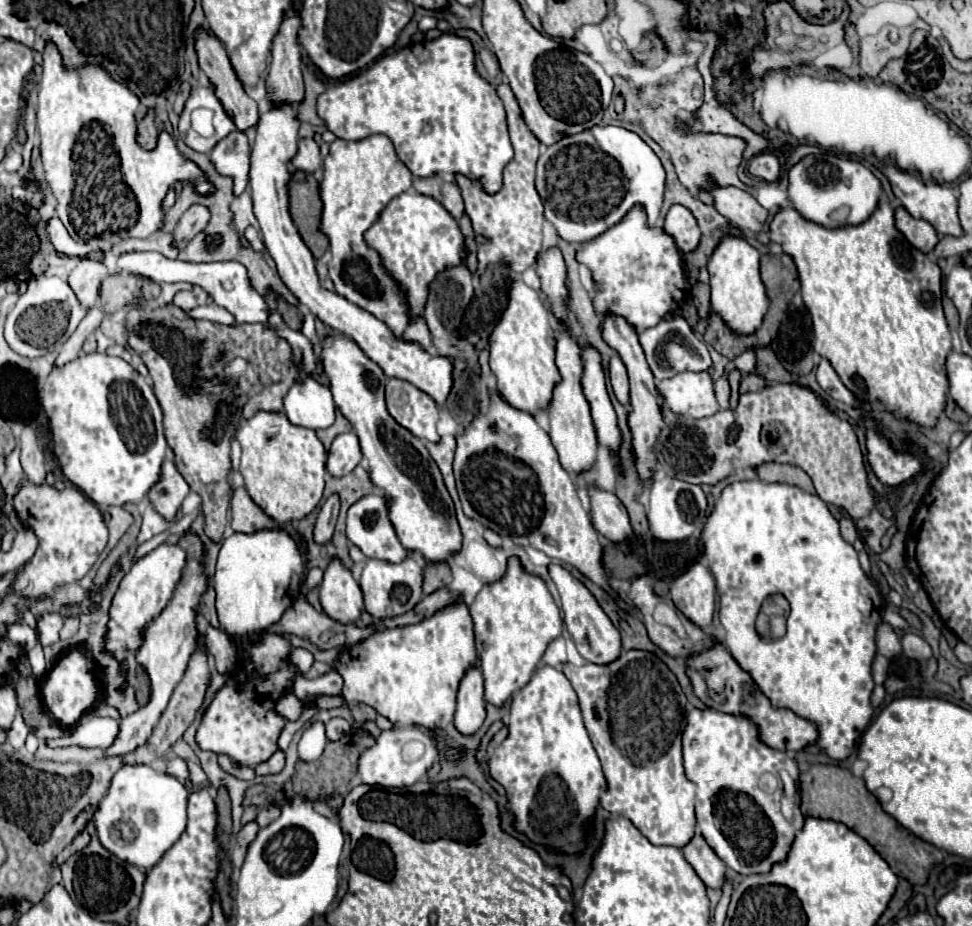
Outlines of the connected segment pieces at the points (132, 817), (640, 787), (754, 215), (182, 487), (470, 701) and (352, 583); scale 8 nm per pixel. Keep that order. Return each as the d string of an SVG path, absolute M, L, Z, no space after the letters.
M150 765L120 767L94 813L98 841L118 859L150 871L186 829L188 789L166 771Z
M642 649L622 651L618 659L606 665L586 663L582 667L576 667L572 663L564 663L562 671L578 695L584 725L590 733L592 745L600 757L606 775L608 785L602 791L600 805L612 815L622 815L630 819L642 831L642 835L648 837L654 845L684 847L696 833L696 785L688 781L682 767L686 695L682 693L674 673L666 667L666 663L660 657Z
M714 187L714 207L726 219L730 219L740 229L748 229L752 233L760 233L768 211L746 191L736 187Z
M166 459L162 465L160 483L156 483L148 493L148 497L156 505L156 511L170 521L176 515L176 509L182 505L186 493L188 493L188 483L182 479L176 465L170 459Z
M478 665L468 667L458 687L458 705L454 715L454 725L460 733L474 733L484 723L486 717L486 701L482 675Z
M332 559L332 563L328 563L319 587L320 603L326 615L340 623L352 623L360 617L364 607L360 585L340 559Z

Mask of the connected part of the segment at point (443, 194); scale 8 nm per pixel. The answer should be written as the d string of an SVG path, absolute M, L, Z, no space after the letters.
M434 175L428 179L414 179L414 189L420 195L436 199L456 221L464 215L464 201L460 197L460 189L454 183L448 183L442 177Z

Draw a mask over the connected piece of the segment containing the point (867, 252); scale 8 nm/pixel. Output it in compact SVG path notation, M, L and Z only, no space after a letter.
M880 201L864 223L838 229L820 227L804 219L794 207L786 207L770 221L768 237L796 263L802 301L812 315L814 351L832 363L842 383L860 399L896 405L898 417L932 427L946 405L948 377L944 361L952 351L952 339L940 303L940 267L926 253L914 249L896 229L890 203Z

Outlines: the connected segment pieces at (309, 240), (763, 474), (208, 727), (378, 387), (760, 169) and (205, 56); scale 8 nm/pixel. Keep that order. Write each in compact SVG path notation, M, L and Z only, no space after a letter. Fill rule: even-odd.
M298 171L298 183L296 177L288 183L288 195L292 221L296 223L306 247L314 253L314 259L320 259L328 249L328 239L320 231L322 201L318 195L318 181L310 173Z
M762 463L758 469L758 477L762 481L768 483L788 483L788 485L796 485L808 493L814 493L812 481L810 477L794 465L780 465L780 463Z
M264 635L264 639L260 643L248 645L242 651L238 673L228 679L228 685L216 695L216 699L212 701L212 705L208 707L208 711L202 717L202 725L200 725L198 733L196 733L196 741L198 741L198 745L202 749L214 751L218 755L226 753L226 755L232 757L234 763L240 763L240 765L256 765L260 761L266 761L278 749L276 739L278 739L278 735L280 735L280 731L284 727L284 719L278 717L272 711L272 705L274 705L274 699L288 693L290 685L292 685L294 667L290 663L286 663L288 653L290 653L290 643L280 635ZM260 685L264 685L268 689L262 691Z
M332 333L332 337L324 339L322 361L338 409L354 425L358 439L362 439L362 455L368 459L370 479L388 499L388 517L400 543L406 551L422 555L426 563L446 563L462 547L454 501L426 443L388 415L384 405L384 385L388 377L354 341L340 333Z
M762 153L762 155L756 155L750 161L748 171L750 171L752 177L760 177L764 181L778 181L780 167L782 167L782 159L778 155Z
M198 29L198 31L196 31L196 45L194 45L194 47L196 47L196 53L198 53L200 69L208 75L210 83L216 87L216 97L222 101L226 113L234 119L236 127L238 127L240 131L246 131L248 127L256 125L256 121L258 121L256 103L244 93L242 83L240 83L240 79L236 77L236 73L234 73L234 69L232 69L232 65L230 65L230 59L228 59L228 55L226 55L226 49L222 47L222 43L220 43L210 31Z

